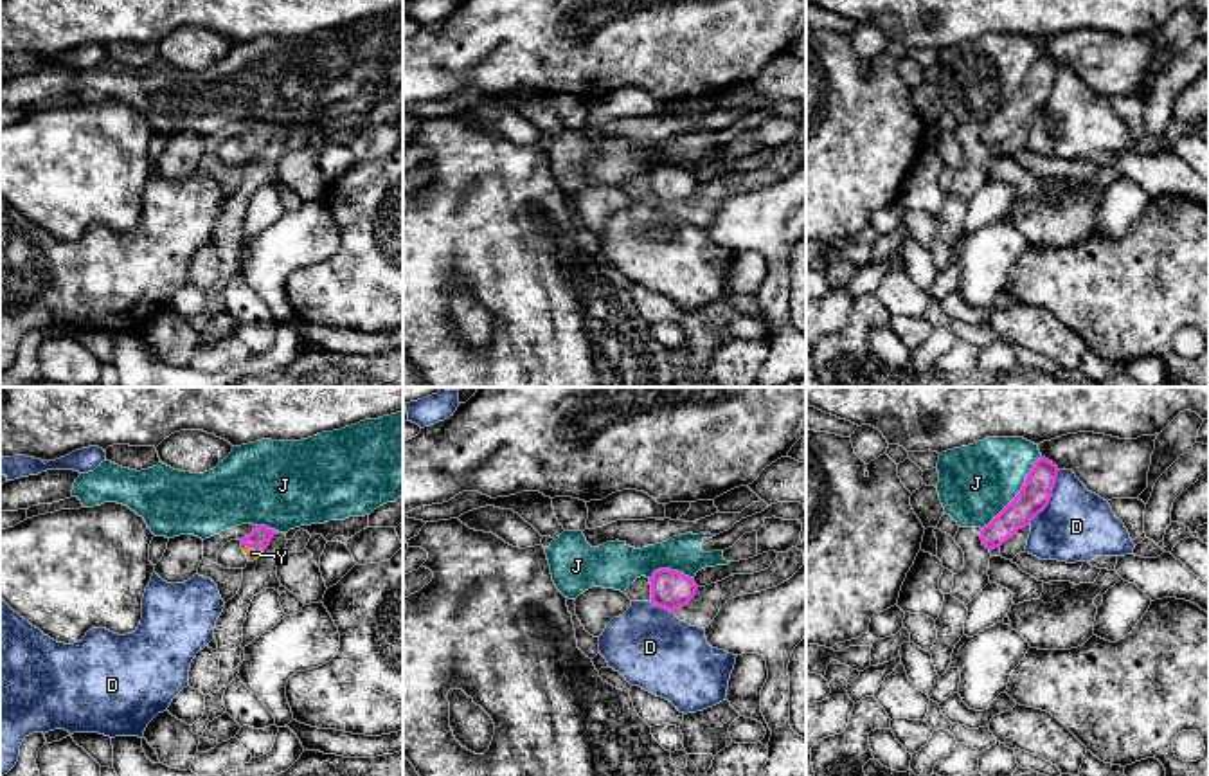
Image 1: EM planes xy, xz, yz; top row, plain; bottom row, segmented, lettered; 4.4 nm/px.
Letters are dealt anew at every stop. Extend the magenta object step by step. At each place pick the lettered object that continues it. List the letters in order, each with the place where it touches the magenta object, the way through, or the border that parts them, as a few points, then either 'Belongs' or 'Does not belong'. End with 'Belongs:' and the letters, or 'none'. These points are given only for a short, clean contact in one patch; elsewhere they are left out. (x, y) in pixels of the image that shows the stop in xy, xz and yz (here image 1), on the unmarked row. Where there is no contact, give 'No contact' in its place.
D: Touches magenta at yz (1051, 92). Does not belong
J: Touches magenta at yz (1019, 90). Does not belong
Y: Touches magenta at xy (252, 143). Path across: xy (261, 132), (252, 143), (252, 150). Belongs
Belongs: Y

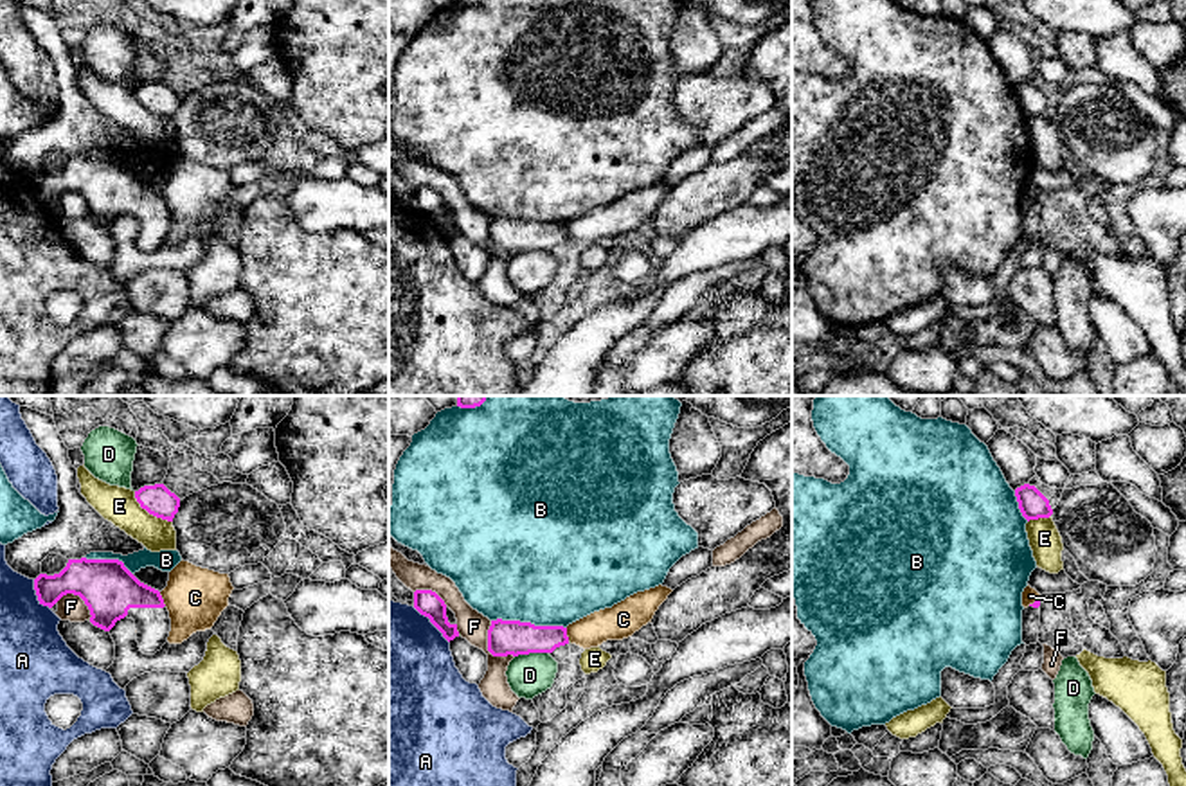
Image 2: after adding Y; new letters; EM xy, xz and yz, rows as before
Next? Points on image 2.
A: Touches magenta at xz (431, 218). Does not belong
B: Touches magenta at xz (530, 220). Does not belong
C: Touches magenta at xy (162, 196). Boundary: xy (159, 189), (166, 202). Does not belong
D: Touches magenta at xz (531, 249). Does not belong
E: Touches magenta at xy (150, 110). Boundary: xy (134, 89), (143, 105), (171, 119). Does not belong
F: Touches magenta at xz (488, 245). Does not belong
Belongs: none

